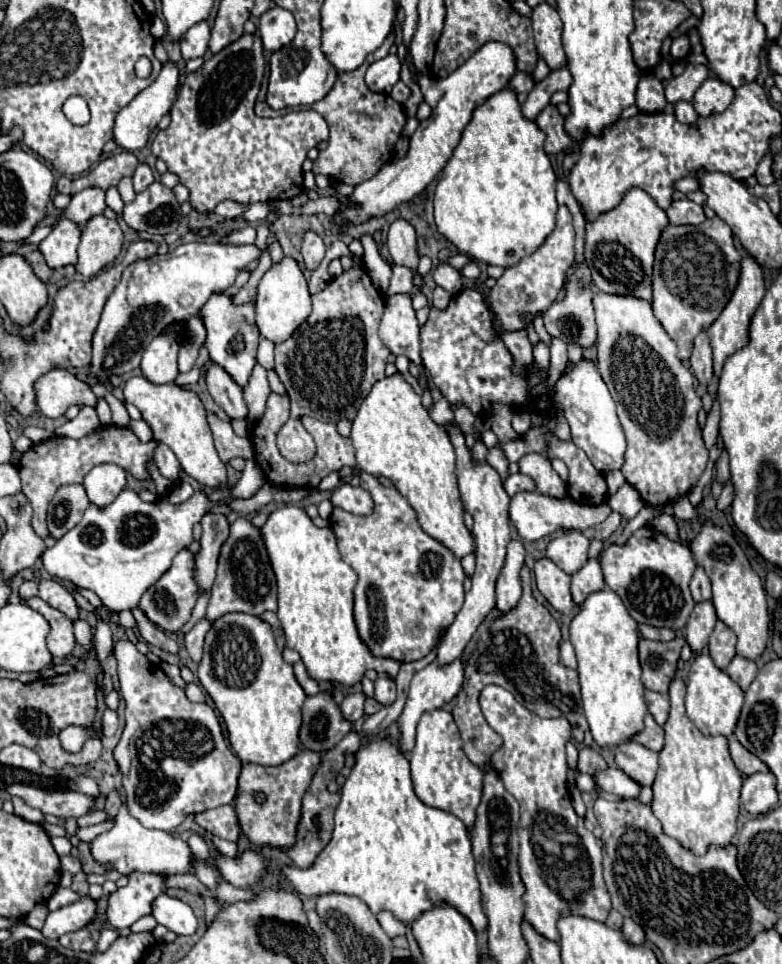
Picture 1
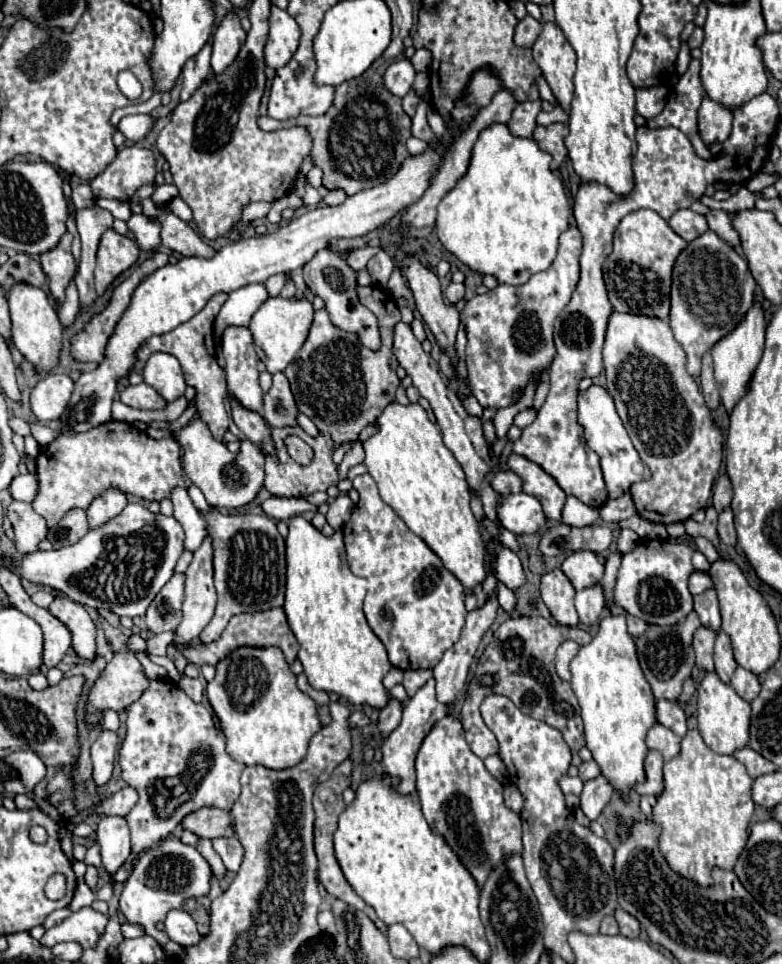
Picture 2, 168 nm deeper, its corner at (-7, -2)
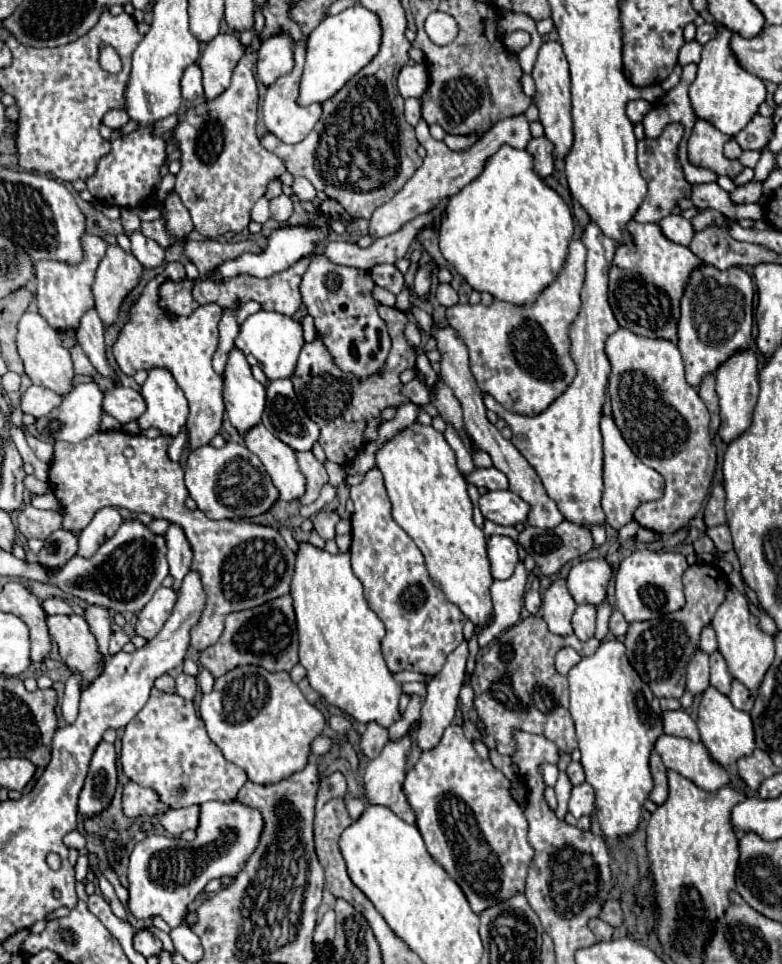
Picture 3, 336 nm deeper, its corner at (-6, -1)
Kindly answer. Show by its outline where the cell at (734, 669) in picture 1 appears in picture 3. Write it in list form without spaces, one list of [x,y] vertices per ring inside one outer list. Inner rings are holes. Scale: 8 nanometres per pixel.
[[[732,680],[732,692],[730,692],[728,698],[732,700],[732,704],[734,704],[736,710],[750,712],[752,706],[754,706],[754,698],[752,698],[750,690],[744,684],[740,684],[738,680]]]

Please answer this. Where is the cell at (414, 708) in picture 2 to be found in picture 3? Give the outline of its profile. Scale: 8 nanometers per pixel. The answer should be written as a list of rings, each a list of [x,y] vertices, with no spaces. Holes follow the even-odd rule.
[[[402,736],[396,742],[388,742],[380,756],[376,756],[364,772],[364,790],[368,804],[380,804],[390,808],[404,822],[414,824],[414,812],[410,810],[402,784],[406,756],[412,748],[410,736]]]

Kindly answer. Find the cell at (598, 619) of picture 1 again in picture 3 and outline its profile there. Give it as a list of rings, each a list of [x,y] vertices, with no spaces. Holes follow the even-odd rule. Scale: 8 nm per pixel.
[[[604,640],[600,644],[600,648],[596,650],[594,656],[590,658],[582,658],[580,664],[576,664],[570,672],[568,672],[568,682],[570,682],[570,714],[572,714],[572,720],[576,724],[576,738],[578,738],[578,748],[580,748],[580,764],[584,768],[584,774],[586,774],[586,782],[594,788],[594,794],[596,794],[596,800],[594,800],[594,814],[596,814],[596,820],[604,832],[606,838],[618,838],[618,836],[630,836],[636,832],[638,824],[640,824],[640,816],[642,816],[642,804],[644,800],[648,798],[648,794],[652,792],[652,776],[650,776],[650,768],[648,768],[648,758],[650,758],[650,752],[654,748],[654,742],[664,734],[662,732],[662,710],[660,710],[660,702],[658,698],[652,694],[652,690],[640,680],[640,676],[636,674],[636,670],[630,666],[630,662],[626,660],[624,656],[624,644],[618,642],[618,640]]]

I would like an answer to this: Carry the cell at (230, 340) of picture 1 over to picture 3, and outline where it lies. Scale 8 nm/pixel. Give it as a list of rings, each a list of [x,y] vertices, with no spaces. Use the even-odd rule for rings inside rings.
[[[232,348],[228,356],[224,372],[224,404],[228,418],[240,436],[260,424],[266,404],[266,388],[254,380],[246,356],[236,348]]]

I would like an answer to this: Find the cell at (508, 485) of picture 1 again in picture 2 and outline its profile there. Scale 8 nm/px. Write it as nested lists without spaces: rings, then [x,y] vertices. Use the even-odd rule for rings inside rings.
[[[499,471],[493,481],[491,487],[499,493],[499,495],[511,495],[511,493],[521,493],[521,477],[517,477],[513,471]]]

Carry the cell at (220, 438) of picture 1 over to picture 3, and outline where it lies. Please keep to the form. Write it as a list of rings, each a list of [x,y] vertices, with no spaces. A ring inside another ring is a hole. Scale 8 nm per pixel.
[[[180,262],[166,264],[164,272],[148,282],[144,294],[130,310],[130,320],[122,328],[118,342],[114,344],[114,356],[120,370],[128,376],[134,376],[136,370],[150,370],[150,368],[168,368],[172,372],[176,384],[186,394],[190,404],[188,416],[188,444],[190,450],[206,446],[222,428],[222,378],[212,368],[212,356],[218,350],[218,322],[222,318],[222,308],[218,304],[206,304],[196,308],[188,316],[176,316],[166,312],[158,306],[160,300],[160,284],[164,280],[184,280],[186,270]]]

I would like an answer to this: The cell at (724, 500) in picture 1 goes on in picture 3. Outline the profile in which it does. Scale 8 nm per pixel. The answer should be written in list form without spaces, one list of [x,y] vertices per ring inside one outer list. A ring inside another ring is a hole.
[[[716,526],[716,528],[708,528],[706,534],[712,538],[714,546],[716,546],[716,552],[718,554],[724,554],[728,550],[732,550],[732,536],[730,536],[730,530],[728,526]]]

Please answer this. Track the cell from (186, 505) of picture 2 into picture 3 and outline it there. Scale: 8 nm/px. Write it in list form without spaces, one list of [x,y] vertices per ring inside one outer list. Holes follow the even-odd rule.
[[[170,526],[168,532],[164,534],[166,538],[166,548],[168,548],[168,564],[170,564],[170,576],[174,578],[172,590],[178,594],[180,584],[184,576],[190,572],[190,562],[192,562],[192,550],[190,544],[182,532],[180,526]]]

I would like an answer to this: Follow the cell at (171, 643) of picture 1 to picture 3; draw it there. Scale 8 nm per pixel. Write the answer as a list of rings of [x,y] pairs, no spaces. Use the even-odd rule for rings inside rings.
[[[284,594],[276,600],[270,600],[268,604],[228,614],[220,640],[200,652],[200,664],[214,678],[230,672],[240,664],[260,666],[268,672],[290,672],[292,666],[298,664],[298,632],[292,596]]]

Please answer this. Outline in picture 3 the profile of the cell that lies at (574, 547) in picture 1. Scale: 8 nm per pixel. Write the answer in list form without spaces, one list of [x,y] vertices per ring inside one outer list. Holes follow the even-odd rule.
[[[582,560],[572,566],[568,590],[576,604],[600,606],[606,600],[606,588],[612,578],[612,568],[606,560]]]

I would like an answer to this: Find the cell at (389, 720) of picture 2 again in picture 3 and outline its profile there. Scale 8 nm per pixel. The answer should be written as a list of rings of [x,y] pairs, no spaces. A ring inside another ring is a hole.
[[[370,722],[366,726],[366,732],[362,734],[360,740],[360,750],[366,754],[366,758],[376,758],[380,754],[380,750],[386,746],[388,742],[388,730],[378,726],[376,722]]]

